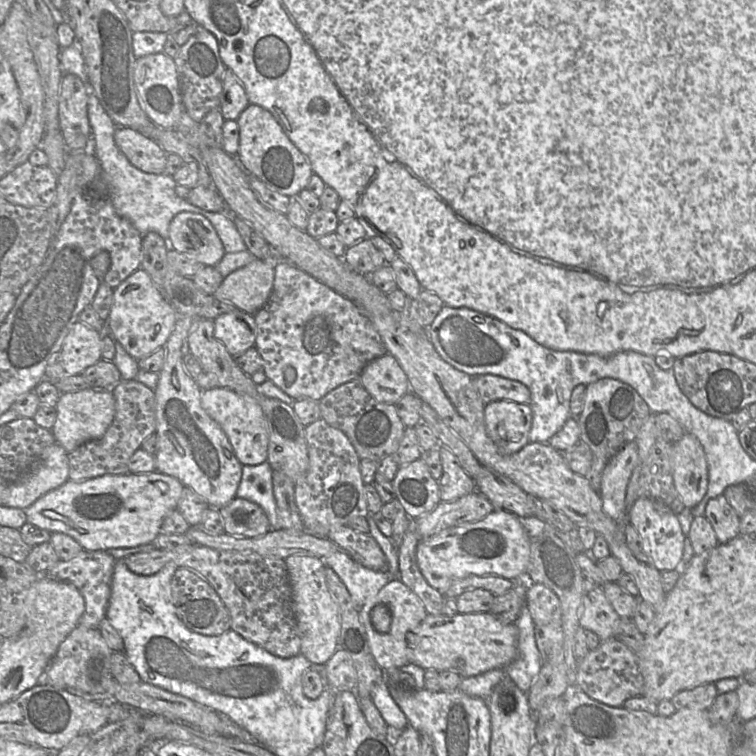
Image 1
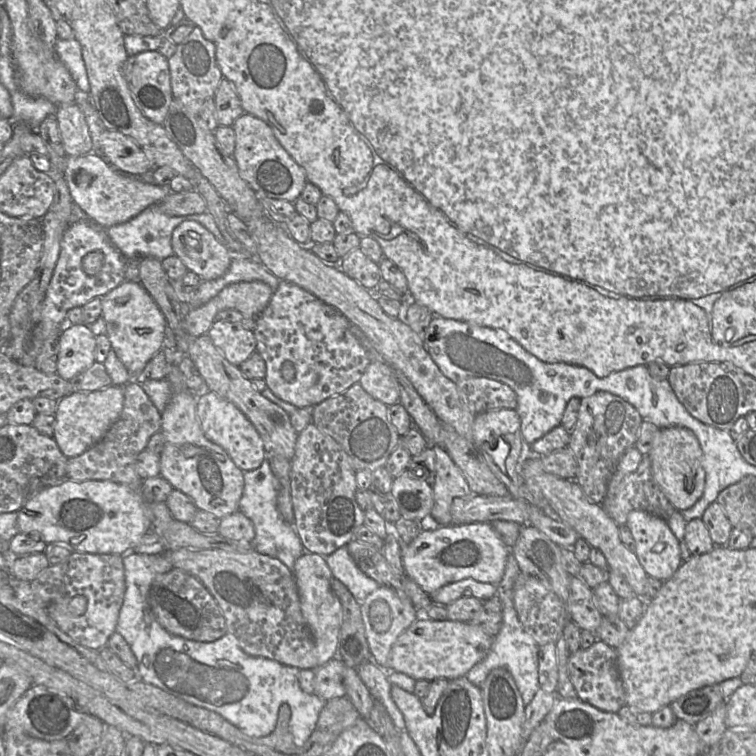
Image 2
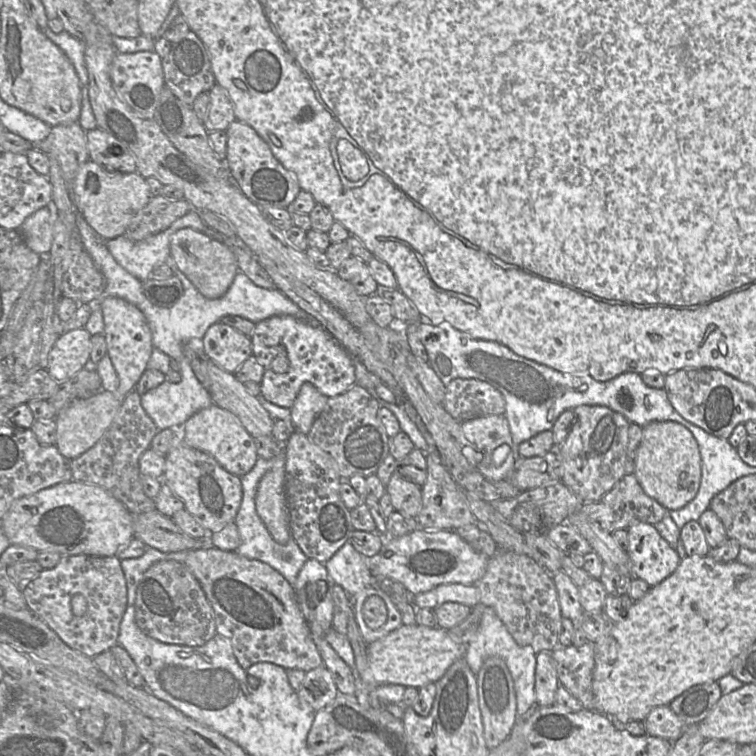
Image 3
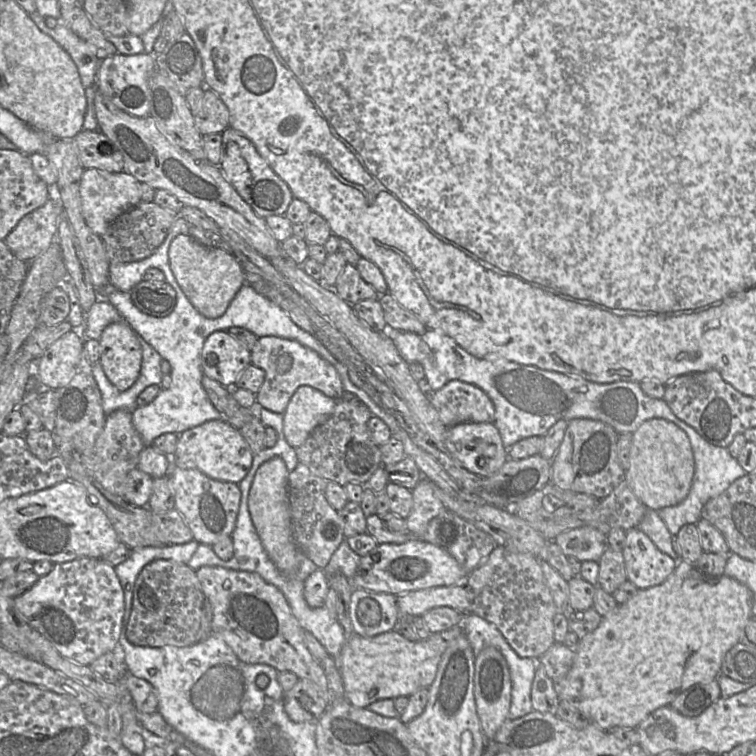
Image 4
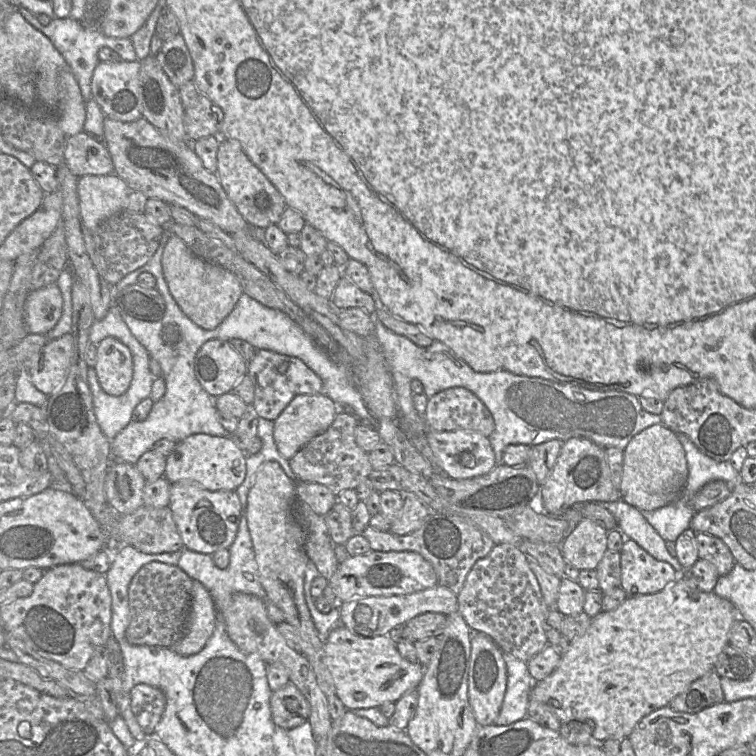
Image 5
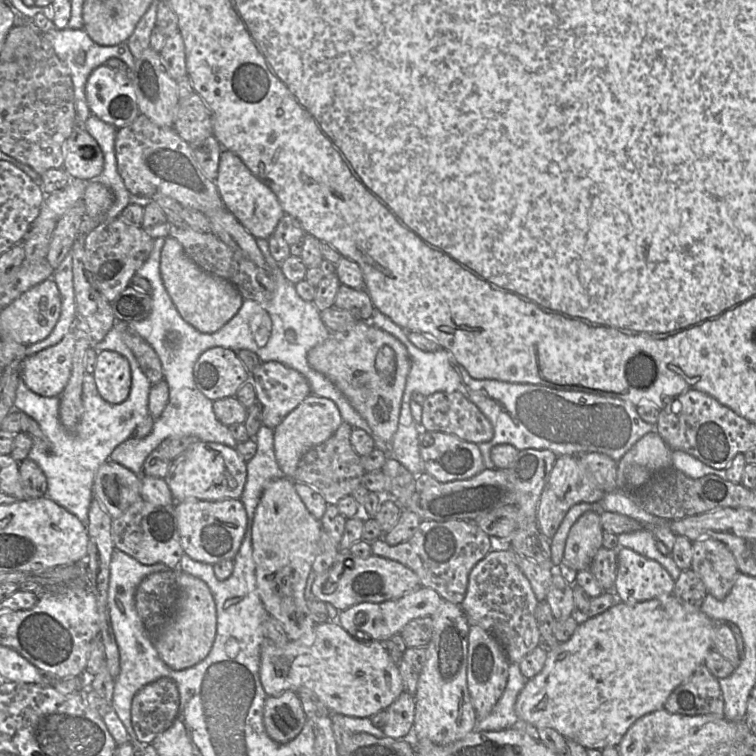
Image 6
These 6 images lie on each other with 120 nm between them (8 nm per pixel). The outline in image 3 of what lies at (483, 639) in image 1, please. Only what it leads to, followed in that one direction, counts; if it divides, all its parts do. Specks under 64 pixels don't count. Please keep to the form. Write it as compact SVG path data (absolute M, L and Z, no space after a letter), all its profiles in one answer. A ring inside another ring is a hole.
M401 625L386 636L367 644L367 657L376 687L399 684L421 688L441 679L457 659L465 656L466 646L454 641L447 630L438 626Z

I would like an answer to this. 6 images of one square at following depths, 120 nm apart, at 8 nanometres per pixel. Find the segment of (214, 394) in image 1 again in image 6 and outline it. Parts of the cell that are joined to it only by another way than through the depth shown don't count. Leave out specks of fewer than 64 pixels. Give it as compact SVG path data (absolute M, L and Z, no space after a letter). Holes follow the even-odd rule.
M197 440L171 461L163 478L176 502L185 500L219 501L240 499L247 478L247 462L233 447L217 442Z

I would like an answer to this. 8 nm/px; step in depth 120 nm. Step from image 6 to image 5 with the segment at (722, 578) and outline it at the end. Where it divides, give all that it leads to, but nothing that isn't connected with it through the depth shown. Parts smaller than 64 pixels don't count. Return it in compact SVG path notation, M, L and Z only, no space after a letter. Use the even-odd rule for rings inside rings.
M697 533L697 545L699 559L712 563L719 576L724 576L733 569L736 561L720 538L706 533Z

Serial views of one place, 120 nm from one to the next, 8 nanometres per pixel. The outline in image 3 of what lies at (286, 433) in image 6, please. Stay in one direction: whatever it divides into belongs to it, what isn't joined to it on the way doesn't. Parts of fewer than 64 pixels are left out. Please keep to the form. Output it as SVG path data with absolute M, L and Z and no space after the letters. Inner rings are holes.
M306 382L302 384L297 398L290 408L294 431L308 434L313 422L325 407L328 397Z

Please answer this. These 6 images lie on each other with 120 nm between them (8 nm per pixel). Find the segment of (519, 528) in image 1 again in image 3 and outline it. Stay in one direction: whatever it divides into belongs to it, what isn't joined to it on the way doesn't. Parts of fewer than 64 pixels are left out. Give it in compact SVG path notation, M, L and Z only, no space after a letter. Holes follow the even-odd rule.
M453 530L415 531L397 538L384 538L385 544L365 564L375 580L390 579L401 583L411 596L444 584L476 584L486 572L490 558L474 551Z

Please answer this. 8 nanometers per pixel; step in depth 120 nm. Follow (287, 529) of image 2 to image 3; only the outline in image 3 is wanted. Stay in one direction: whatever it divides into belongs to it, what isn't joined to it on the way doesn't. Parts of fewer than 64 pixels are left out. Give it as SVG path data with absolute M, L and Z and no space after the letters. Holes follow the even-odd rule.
M285 450L281 451L277 456L271 459L258 457L253 468L248 473L241 476L242 500L234 519L240 535L240 545L235 551L246 558L257 559L267 563L275 570L277 570L294 587L297 575L303 567L304 563L307 561L308 557L303 553L303 551L292 537L285 544L277 543L272 538L265 524L257 514L255 505L255 496L257 493L259 481L262 476L267 471L271 470L272 467L283 467L283 469L285 469L285 463Z

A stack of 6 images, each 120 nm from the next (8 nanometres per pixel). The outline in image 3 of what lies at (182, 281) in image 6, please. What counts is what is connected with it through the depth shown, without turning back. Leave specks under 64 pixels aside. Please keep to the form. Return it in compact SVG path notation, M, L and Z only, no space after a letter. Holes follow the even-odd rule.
M191 228L180 229L172 235L170 252L180 272L207 299L222 297L239 272L236 257L230 247Z

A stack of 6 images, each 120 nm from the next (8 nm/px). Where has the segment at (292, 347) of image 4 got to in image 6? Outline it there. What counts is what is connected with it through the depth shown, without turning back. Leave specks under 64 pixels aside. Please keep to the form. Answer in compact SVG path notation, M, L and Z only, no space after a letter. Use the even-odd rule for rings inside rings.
M276 361L262 362L252 373L257 401L261 404L262 424L275 429L293 409L311 394L307 379L298 371Z

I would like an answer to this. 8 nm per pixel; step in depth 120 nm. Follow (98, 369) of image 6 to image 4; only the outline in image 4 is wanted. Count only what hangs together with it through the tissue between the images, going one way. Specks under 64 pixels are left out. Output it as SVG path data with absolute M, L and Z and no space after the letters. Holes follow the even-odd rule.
M126 321L109 324L99 339L99 362L108 380L120 391L138 379L142 364L139 335Z

